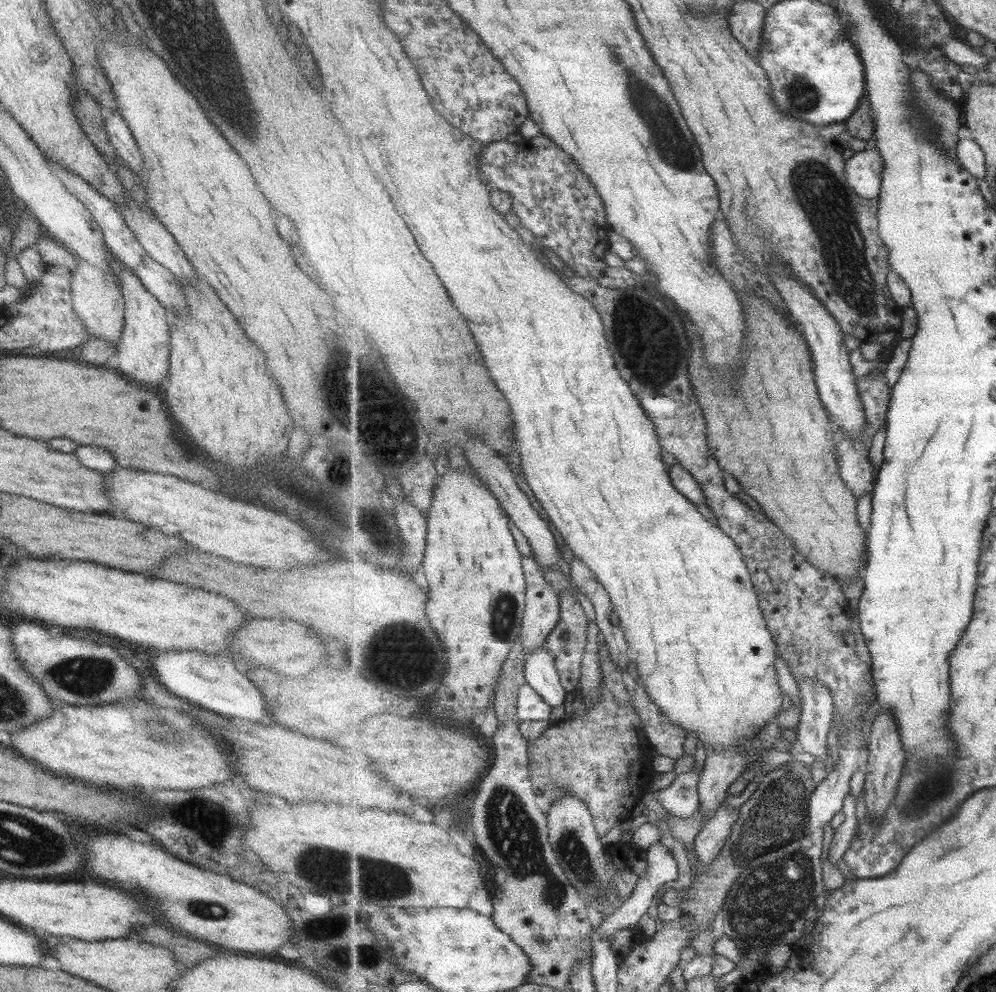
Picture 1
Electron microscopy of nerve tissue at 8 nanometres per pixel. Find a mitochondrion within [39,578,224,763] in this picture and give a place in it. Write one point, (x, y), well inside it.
(85, 676)

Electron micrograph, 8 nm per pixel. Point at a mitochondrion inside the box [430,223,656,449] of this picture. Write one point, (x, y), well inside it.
(628, 324)

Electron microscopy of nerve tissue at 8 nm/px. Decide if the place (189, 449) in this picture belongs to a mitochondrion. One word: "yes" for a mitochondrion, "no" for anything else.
no

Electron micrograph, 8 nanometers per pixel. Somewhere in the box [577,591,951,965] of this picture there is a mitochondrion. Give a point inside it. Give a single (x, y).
(775, 894)

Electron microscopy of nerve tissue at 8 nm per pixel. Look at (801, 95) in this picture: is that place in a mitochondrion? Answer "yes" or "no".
yes

